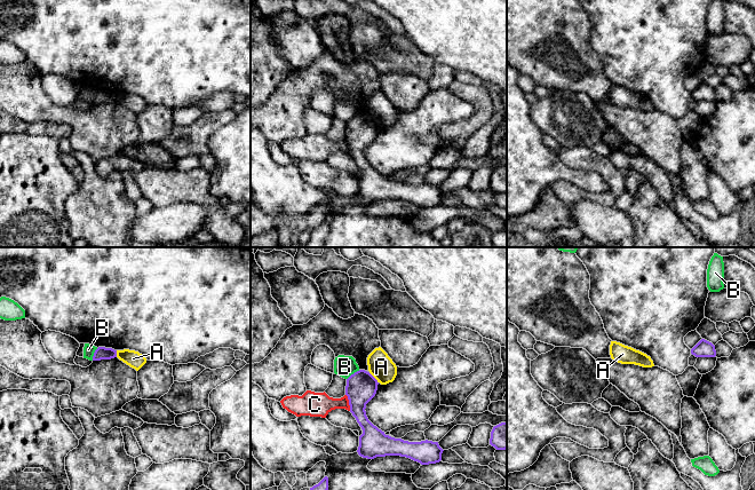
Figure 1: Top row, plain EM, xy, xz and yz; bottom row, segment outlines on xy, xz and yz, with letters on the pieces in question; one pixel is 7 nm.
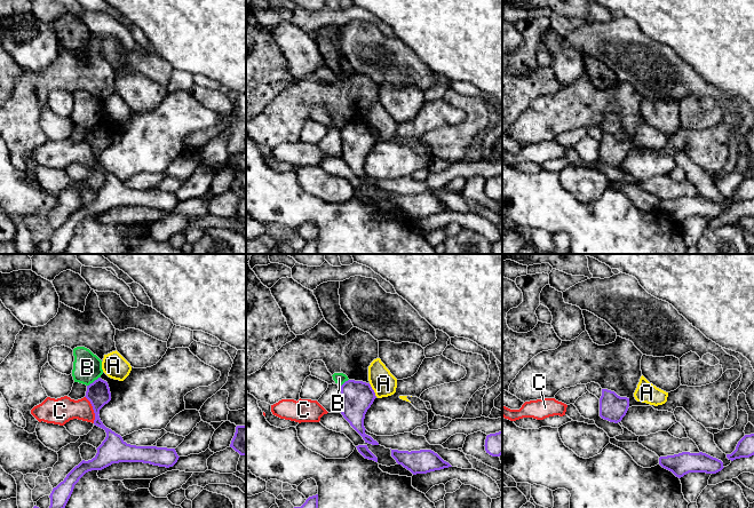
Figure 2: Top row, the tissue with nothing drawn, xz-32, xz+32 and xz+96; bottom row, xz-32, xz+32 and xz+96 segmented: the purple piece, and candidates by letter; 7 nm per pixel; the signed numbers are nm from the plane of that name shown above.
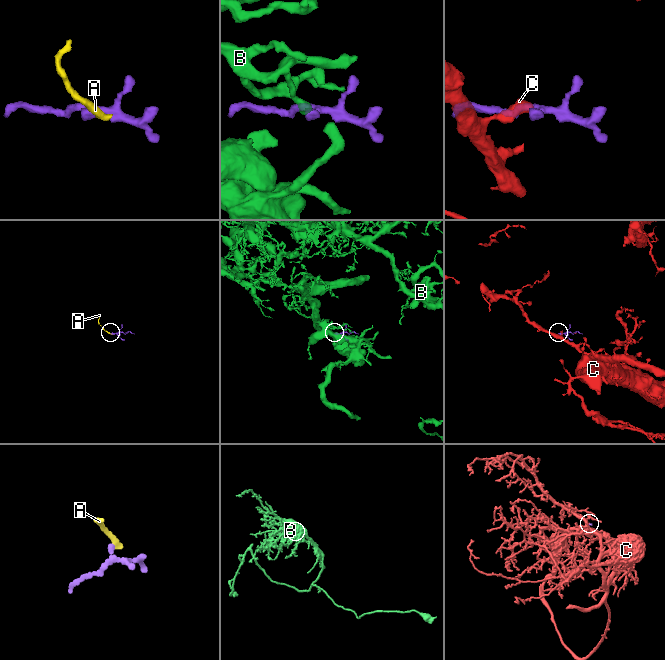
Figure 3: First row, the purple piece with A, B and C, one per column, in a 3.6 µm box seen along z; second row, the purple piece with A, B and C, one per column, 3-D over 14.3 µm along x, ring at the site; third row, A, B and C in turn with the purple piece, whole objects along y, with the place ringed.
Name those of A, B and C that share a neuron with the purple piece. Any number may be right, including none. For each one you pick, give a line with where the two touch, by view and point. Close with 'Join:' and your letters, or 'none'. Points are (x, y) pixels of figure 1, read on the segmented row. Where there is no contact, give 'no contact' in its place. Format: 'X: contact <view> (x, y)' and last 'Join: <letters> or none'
Join: none

